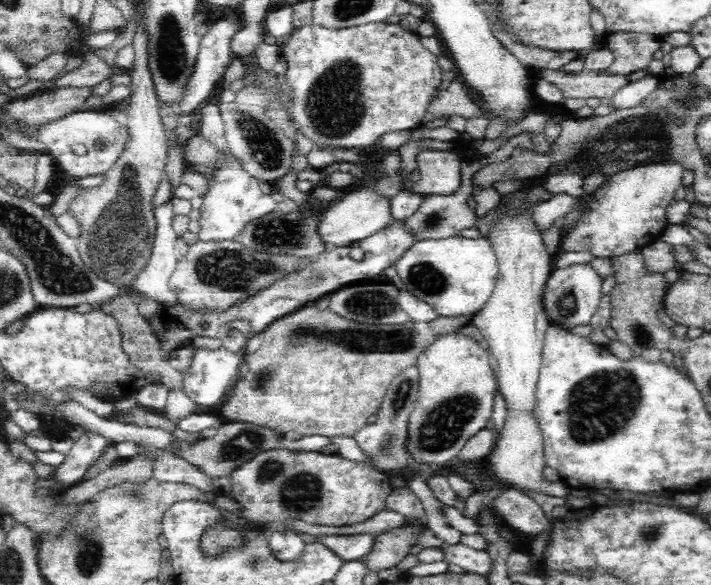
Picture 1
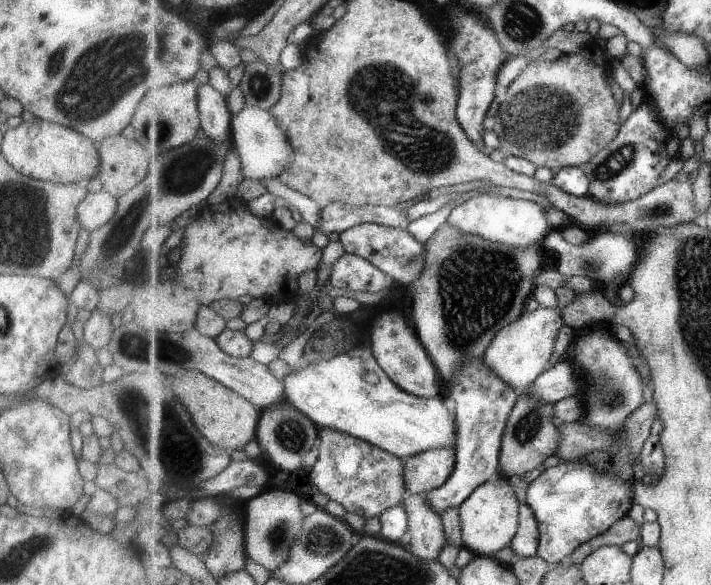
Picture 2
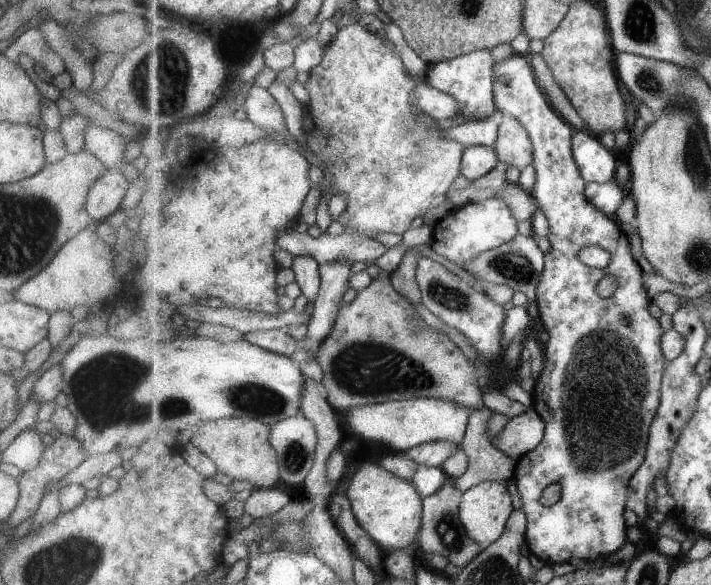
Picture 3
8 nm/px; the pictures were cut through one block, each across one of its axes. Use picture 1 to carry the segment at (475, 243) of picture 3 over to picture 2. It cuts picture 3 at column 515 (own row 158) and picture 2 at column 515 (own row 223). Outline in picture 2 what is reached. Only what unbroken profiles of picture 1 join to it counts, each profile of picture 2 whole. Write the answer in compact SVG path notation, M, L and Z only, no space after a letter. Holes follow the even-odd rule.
M476 195L454 208L448 216L449 224L457 226L467 236L481 236L489 242L501 242L507 246L529 248L533 244L541 243L543 238L554 229L547 218L545 208L533 201L511 199L488 195Z

